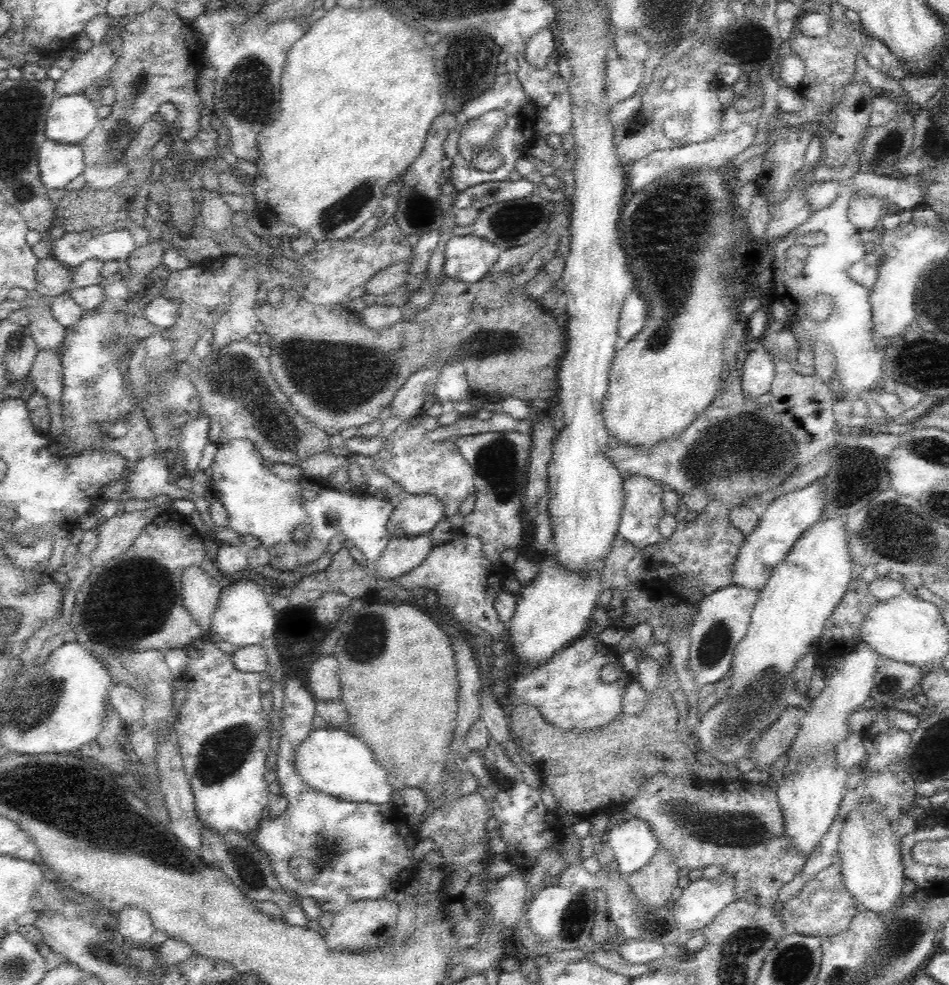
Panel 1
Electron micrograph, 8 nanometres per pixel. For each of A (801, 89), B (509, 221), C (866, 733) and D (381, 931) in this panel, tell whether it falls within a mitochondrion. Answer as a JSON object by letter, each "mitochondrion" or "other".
{"A":"other","B":"mitochondrion","C":"other","D":"other"}

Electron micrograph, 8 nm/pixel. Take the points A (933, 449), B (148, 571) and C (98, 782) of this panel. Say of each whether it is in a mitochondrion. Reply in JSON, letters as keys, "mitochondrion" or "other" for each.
{"A":"mitochondrion","B":"mitochondrion","C":"other"}

